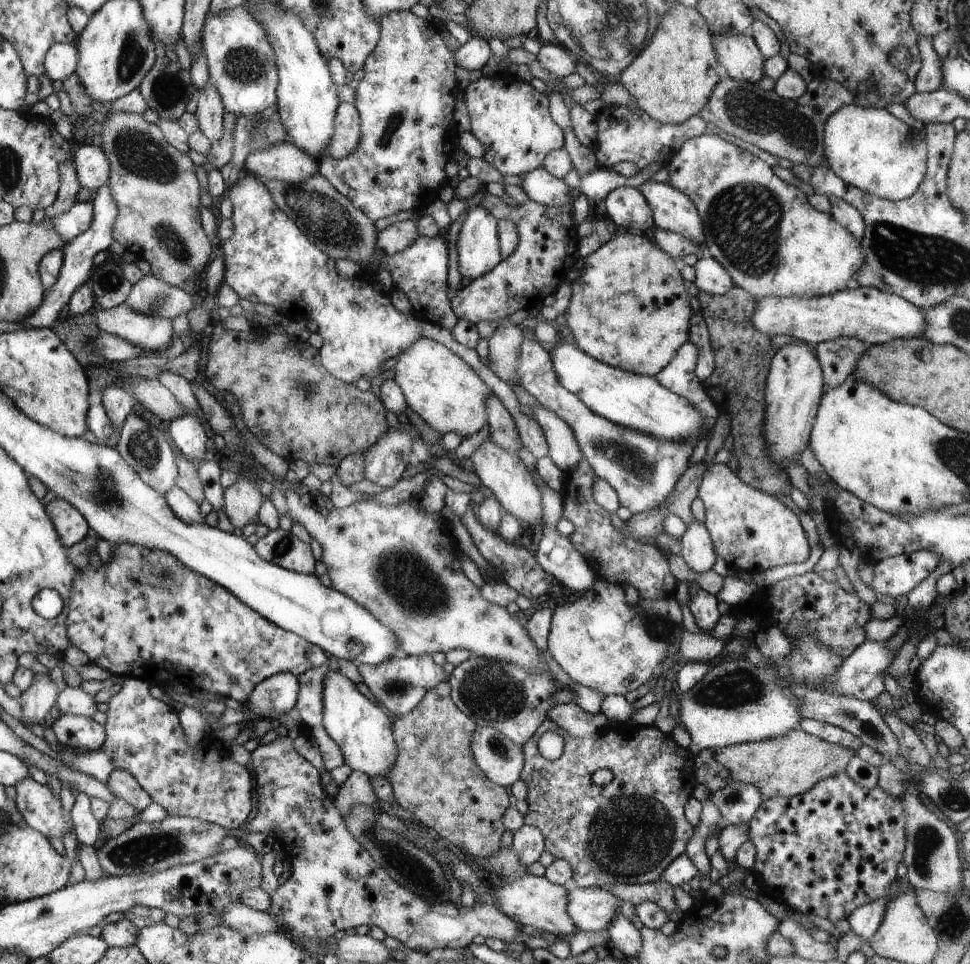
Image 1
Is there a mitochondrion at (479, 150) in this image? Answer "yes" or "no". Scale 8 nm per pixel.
no

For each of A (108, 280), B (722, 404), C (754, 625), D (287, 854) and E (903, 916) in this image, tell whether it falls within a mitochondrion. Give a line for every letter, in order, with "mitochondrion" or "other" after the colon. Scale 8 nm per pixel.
A: mitochondrion
B: other
C: other
D: other
E: other

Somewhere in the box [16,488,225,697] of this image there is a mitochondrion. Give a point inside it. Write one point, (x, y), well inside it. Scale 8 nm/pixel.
(157, 576)

